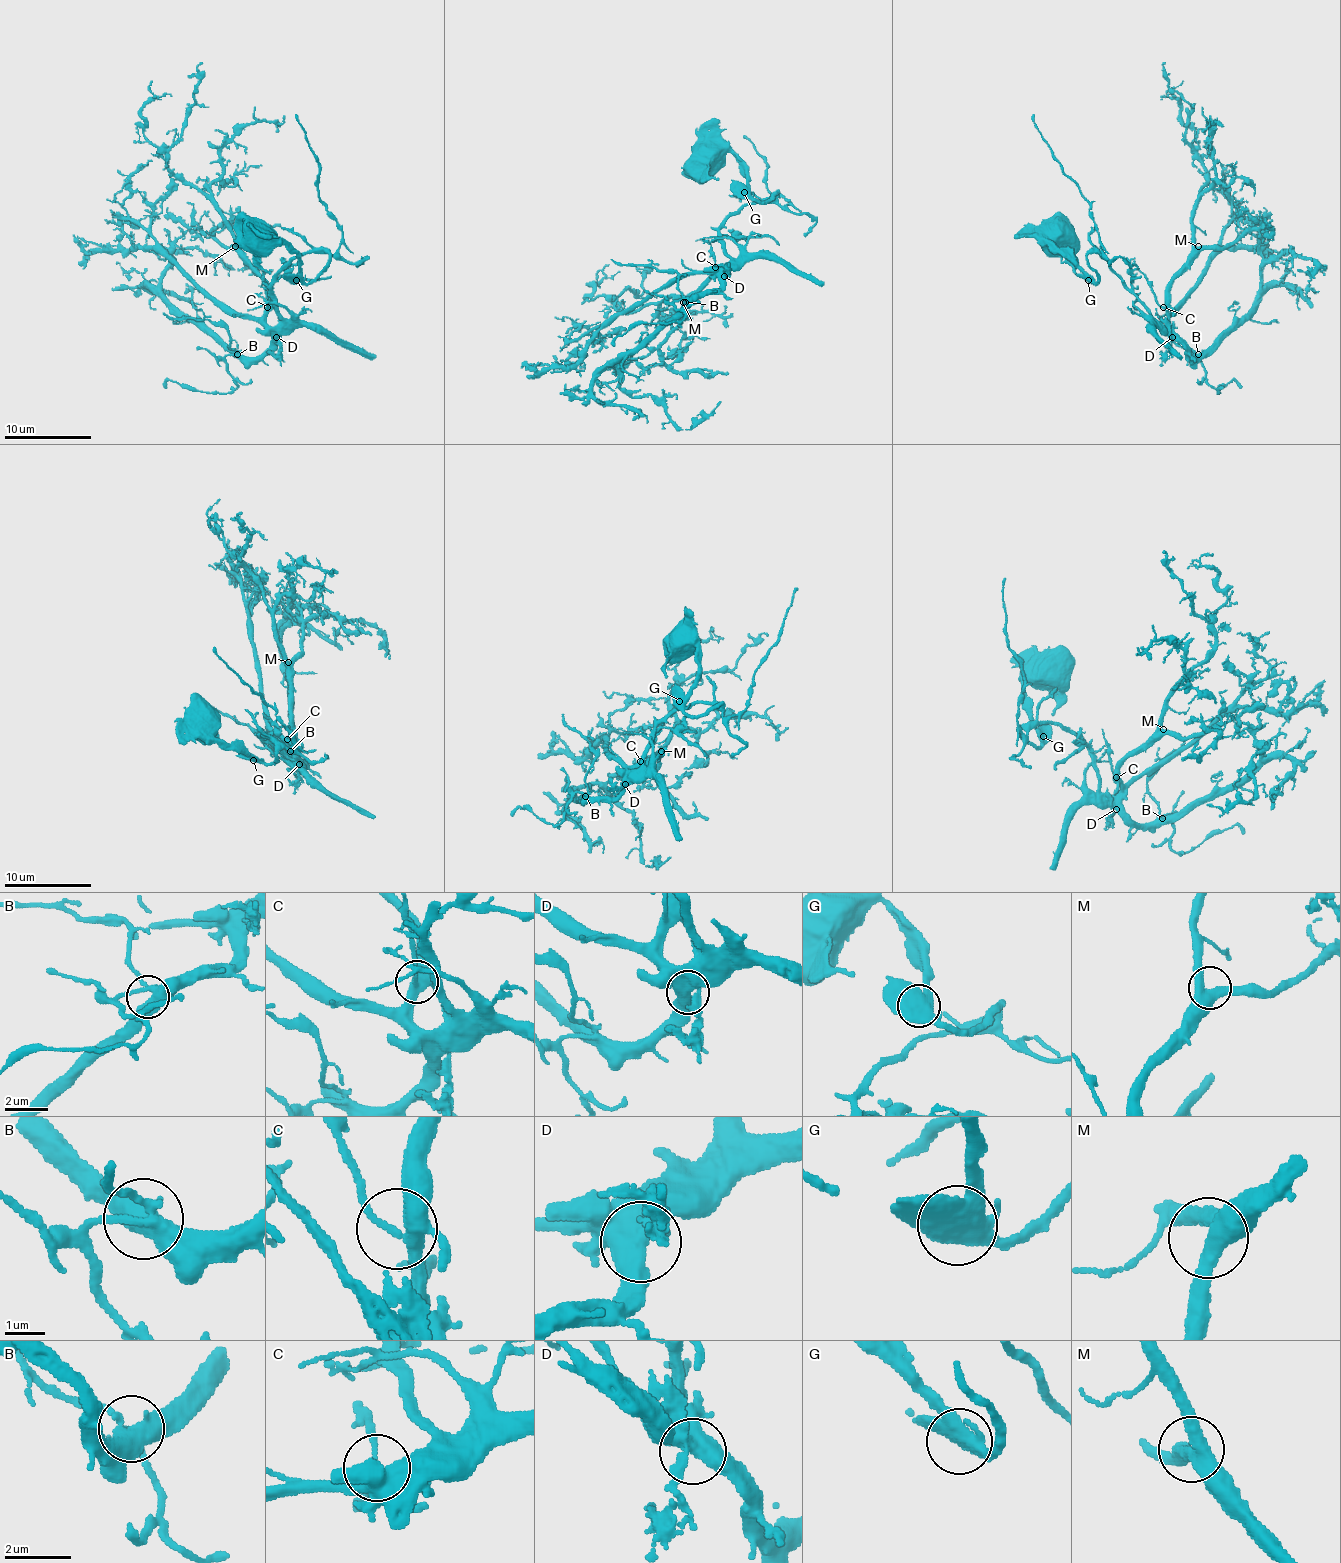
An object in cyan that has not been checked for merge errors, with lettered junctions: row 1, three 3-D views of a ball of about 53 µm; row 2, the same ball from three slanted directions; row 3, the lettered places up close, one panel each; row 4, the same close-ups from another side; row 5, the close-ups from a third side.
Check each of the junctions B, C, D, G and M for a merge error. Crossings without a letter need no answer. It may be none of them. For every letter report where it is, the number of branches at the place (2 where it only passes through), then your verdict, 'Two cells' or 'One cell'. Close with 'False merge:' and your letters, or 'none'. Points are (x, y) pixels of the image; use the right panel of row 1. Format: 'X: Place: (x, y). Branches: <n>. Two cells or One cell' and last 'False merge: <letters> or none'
B: Place: (1198, 354). Branches: 4. One cell
C: Place: (1163, 307). Branches: 3. One cell
D: Place: (1172, 337). Branches: 3. One cell
G: Place: (1088, 280). Branches: 4. One cell
M: Place: (1198, 246). Branches: 3. One cell
False merge: none

